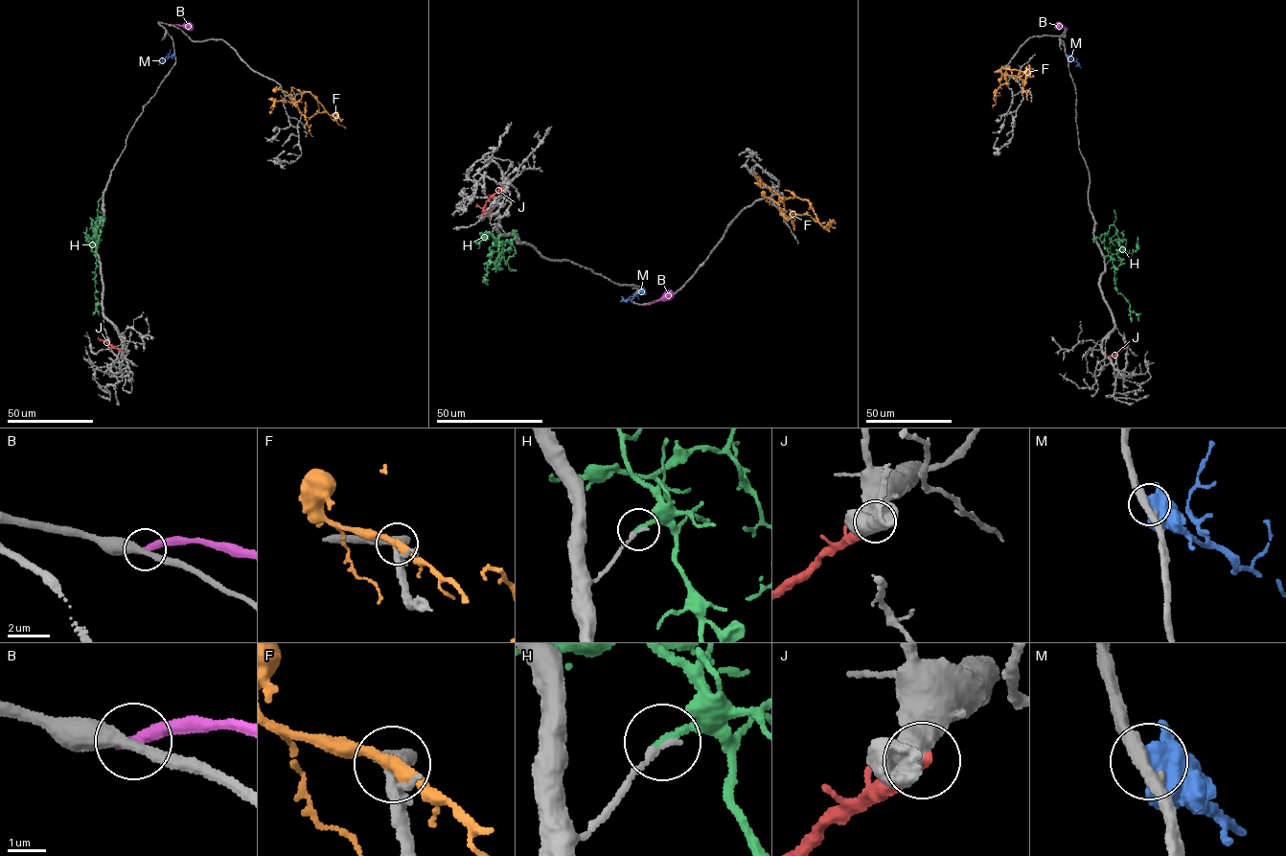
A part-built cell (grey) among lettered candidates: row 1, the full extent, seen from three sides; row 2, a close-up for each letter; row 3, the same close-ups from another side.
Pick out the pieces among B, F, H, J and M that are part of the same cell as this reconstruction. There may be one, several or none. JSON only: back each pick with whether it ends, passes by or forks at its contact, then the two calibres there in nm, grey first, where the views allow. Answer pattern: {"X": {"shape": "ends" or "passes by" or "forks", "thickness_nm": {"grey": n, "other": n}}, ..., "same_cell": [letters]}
{"B": {"shape": "ends", "thickness_nm": {"grey": 340, "other": 360}}, "same_cell": ["B"]}

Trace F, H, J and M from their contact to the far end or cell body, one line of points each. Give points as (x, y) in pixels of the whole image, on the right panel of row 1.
F: (1002, 75), (1026, 82), (1022, 85), (1020, 78), (1023, 72), (1001, 67), (1006, 82), (993, 104)
H: (1109, 261), (1104, 242), (1109, 225), (1113, 224), (1117, 231), (1111, 240), (1127, 252), (1136, 250), (1137, 237)
J: (1109, 358), (1127, 344)
M: (1067, 56), (1081, 68)

